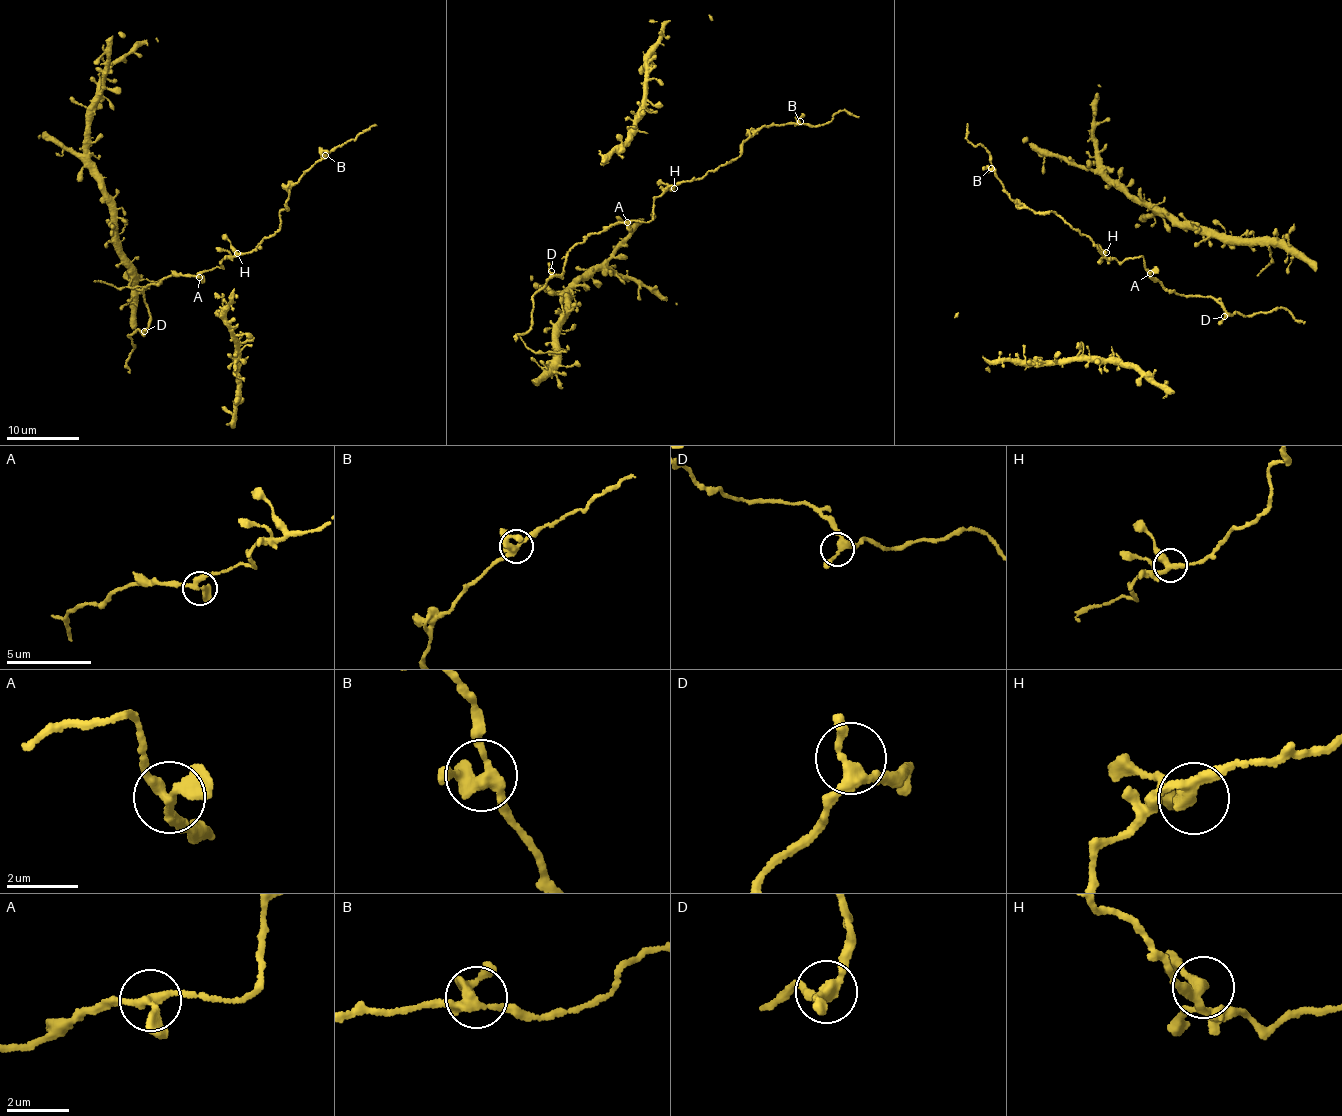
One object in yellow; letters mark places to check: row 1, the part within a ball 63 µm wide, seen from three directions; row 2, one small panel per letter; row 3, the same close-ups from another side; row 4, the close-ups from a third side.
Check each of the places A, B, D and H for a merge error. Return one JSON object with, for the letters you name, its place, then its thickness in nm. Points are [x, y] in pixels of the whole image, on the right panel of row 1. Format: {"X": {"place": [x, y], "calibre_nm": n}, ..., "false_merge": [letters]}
{"false_merge": []}

